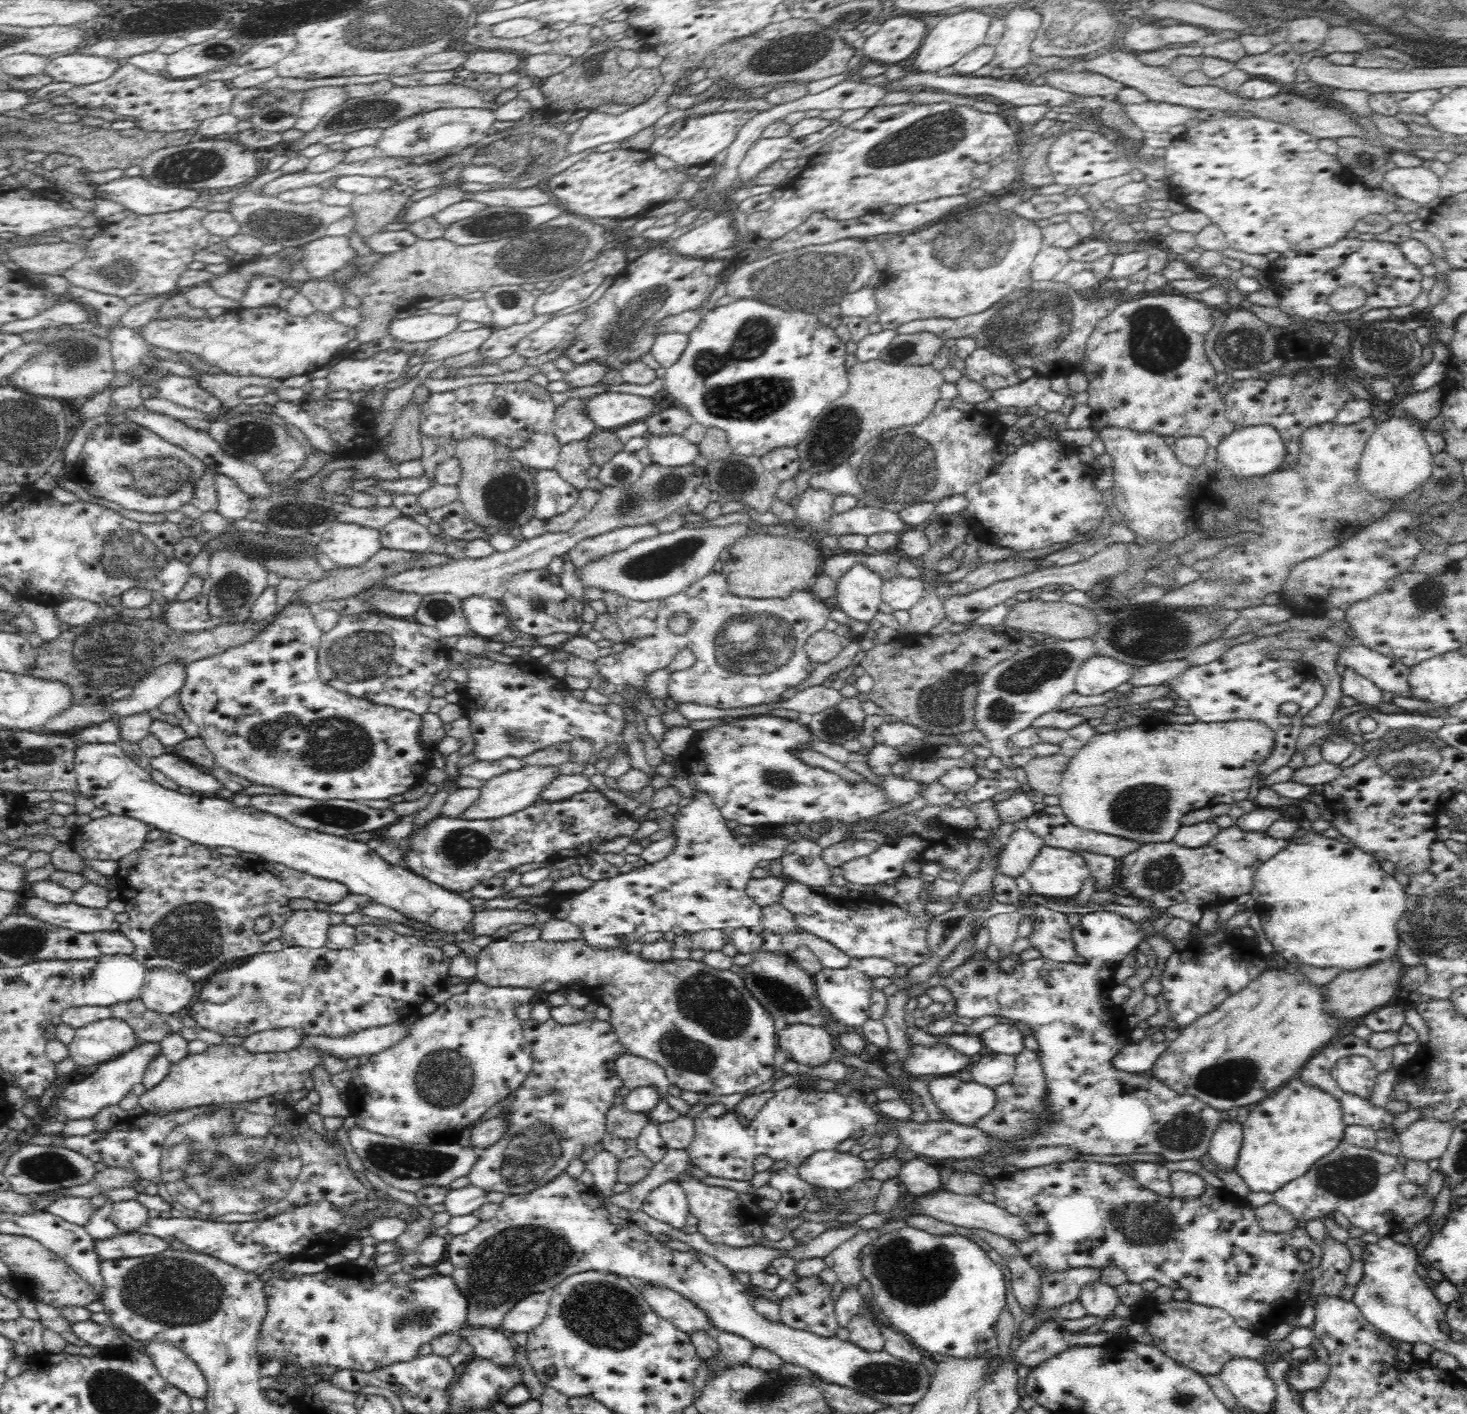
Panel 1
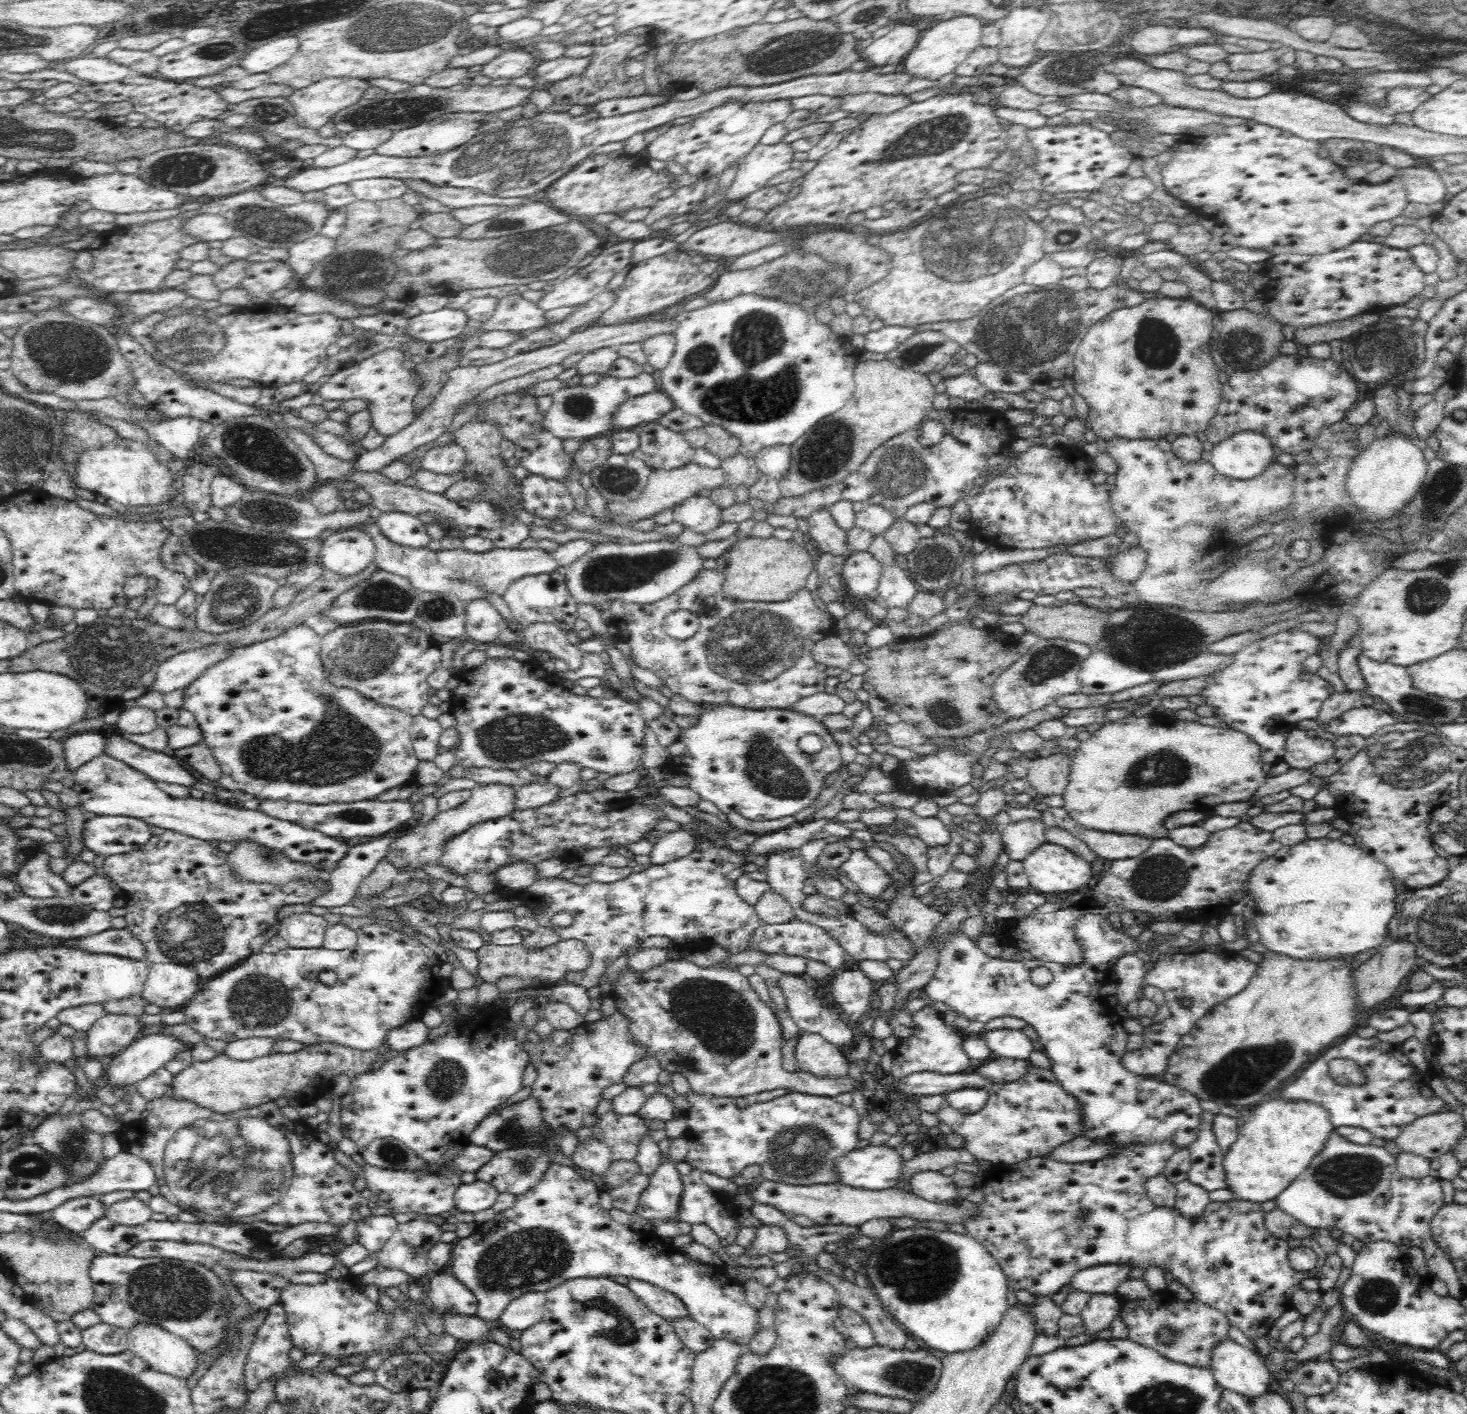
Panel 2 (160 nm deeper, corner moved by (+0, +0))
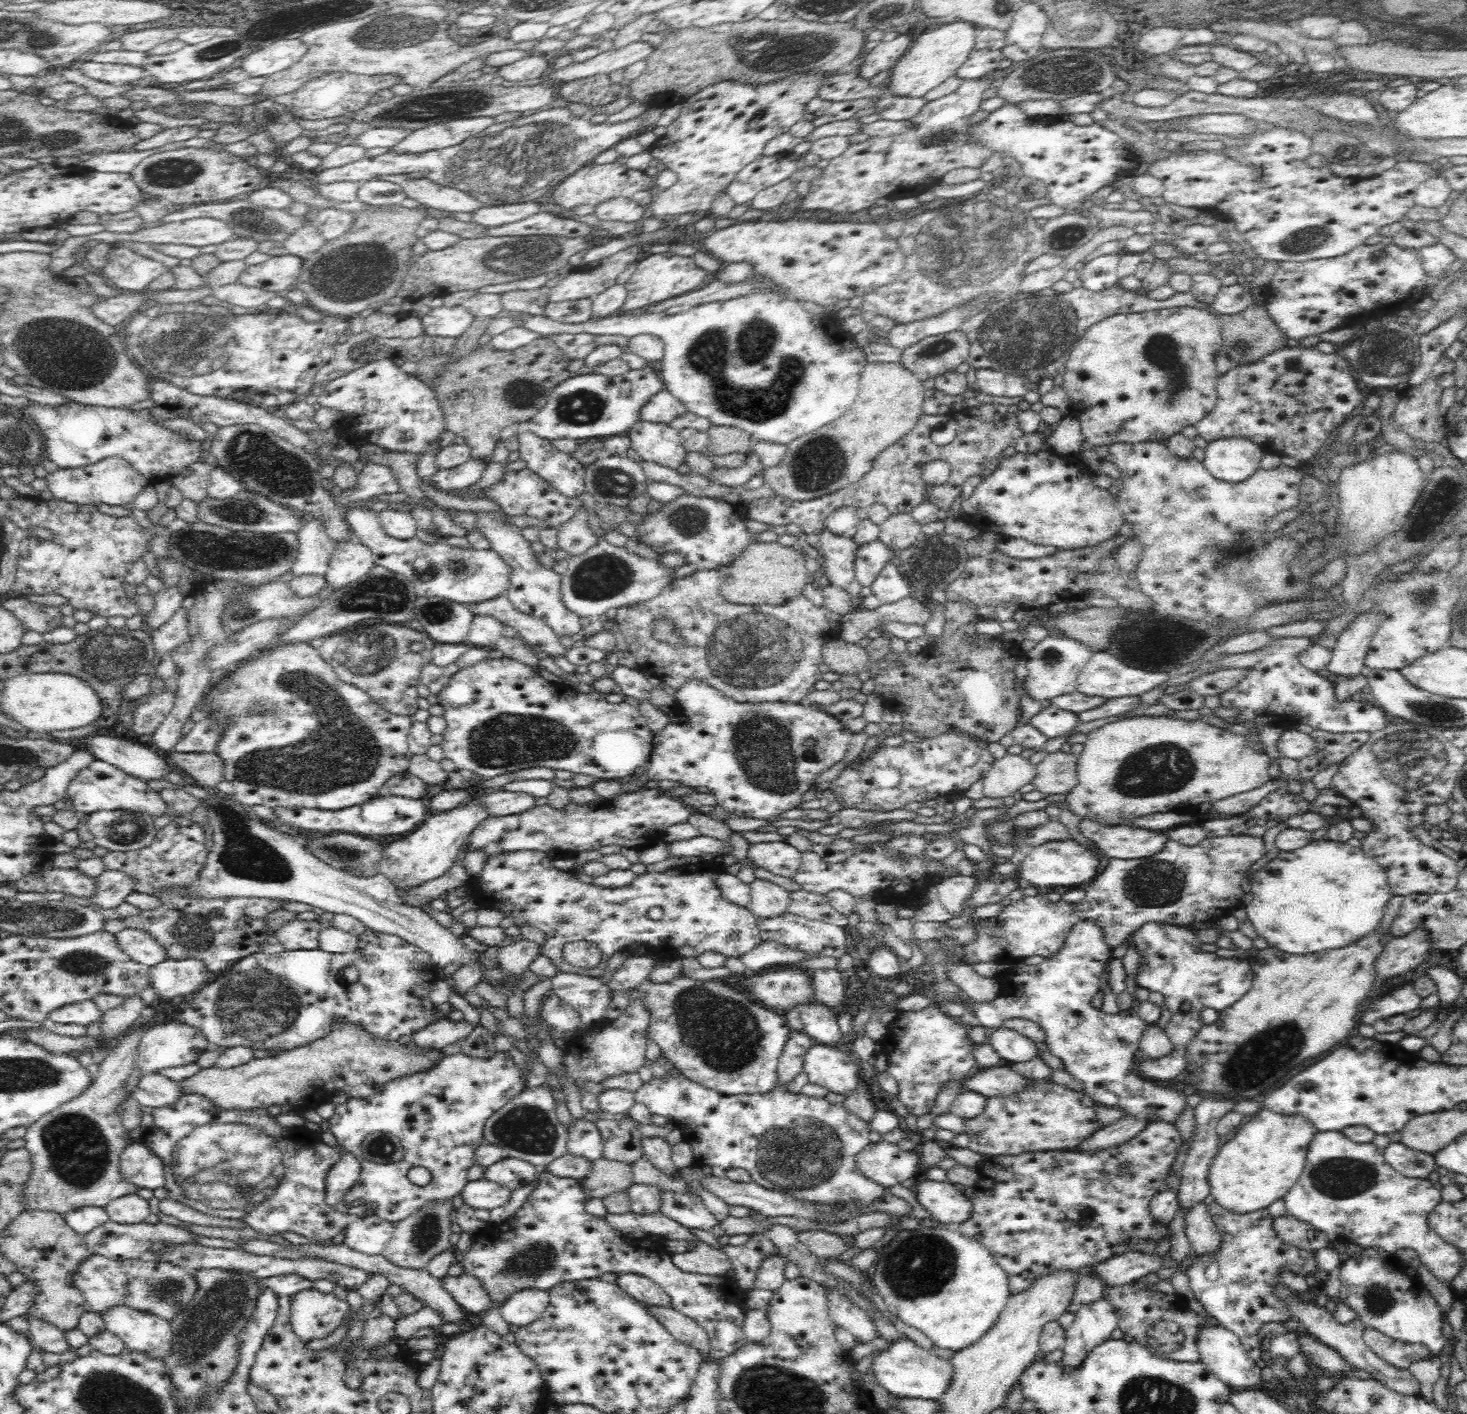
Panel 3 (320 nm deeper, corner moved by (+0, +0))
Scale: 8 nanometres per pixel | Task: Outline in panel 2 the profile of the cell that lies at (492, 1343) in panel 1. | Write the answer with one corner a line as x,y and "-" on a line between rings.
444,1312
440,1318
442,1318
445,1332
455,1339
476,1342
476,1340
480,1340
484,1336
489,1338
489,1322
482,1320
477,1315

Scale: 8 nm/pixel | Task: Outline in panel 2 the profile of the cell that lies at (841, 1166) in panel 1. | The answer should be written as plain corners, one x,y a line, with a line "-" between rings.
886,1144
854,1148
837,1162
839,1182
854,1188
881,1191
901,1186
904,1160
900,1151

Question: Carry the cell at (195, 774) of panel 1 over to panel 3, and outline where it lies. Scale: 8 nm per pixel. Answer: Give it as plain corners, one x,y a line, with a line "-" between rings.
88,735
78,739
76,746
86,748
94,759
111,764
143,781
160,780
166,772
170,772
167,762
158,753
121,737

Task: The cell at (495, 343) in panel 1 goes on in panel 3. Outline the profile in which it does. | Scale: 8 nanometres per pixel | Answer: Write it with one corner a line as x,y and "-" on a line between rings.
594,297
578,298
578,300
564,300
549,302
546,305
546,317
565,324
582,324
595,318
592,312

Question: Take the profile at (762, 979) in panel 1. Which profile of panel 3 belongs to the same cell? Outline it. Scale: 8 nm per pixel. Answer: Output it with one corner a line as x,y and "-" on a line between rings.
815,1002
810,1006
800,1006
798,1011
804,1025
803,1033
814,1043
833,1046
845,1039
837,1024
838,1013
833,1010

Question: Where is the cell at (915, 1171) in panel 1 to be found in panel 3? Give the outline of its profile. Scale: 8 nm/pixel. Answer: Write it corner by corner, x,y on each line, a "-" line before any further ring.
927,1179
914,1187
917,1199
937,1226
957,1227
971,1217
973,1203
949,1182

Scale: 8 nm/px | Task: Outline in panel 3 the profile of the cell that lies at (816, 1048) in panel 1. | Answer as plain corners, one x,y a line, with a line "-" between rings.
814,1043
804,1056
804,1073
808,1075
809,1082
827,1088
828,1091
841,1094
844,1100
857,1091
858,1083
861,1081
861,1068
852,1060
850,1054
840,1052
835,1045
823,1045

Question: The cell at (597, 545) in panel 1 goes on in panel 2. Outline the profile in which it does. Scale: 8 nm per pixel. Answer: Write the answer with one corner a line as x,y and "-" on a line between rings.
376,523
368,524
363,530
374,542
374,564
377,568
406,578
417,592
452,594
465,603
472,600
484,600
490,594
503,597
514,580
524,576
552,573
560,566
570,566
572,562
580,559
580,556
586,555
586,552
593,548
593,545
586,540
572,540
566,544
559,544
553,552
544,551
539,547
528,548
528,550
494,548
484,553
474,553
464,548
434,551
426,547
413,548
398,545
386,538

